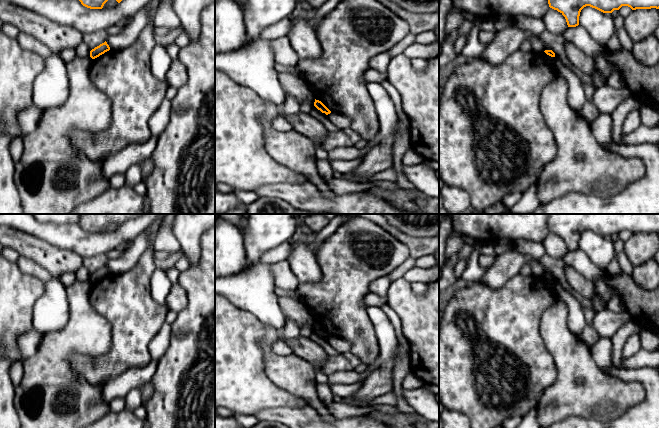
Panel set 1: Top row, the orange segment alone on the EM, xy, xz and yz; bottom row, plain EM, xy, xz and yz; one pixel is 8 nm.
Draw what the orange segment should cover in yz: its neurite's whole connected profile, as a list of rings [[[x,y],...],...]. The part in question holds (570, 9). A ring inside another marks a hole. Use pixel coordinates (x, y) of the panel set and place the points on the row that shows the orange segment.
[[[548,0],[548,4],[565,17],[568,27],[579,25],[580,12],[586,6],[603,13],[612,13],[622,6],[628,6],[632,10],[659,9],[659,0]]]

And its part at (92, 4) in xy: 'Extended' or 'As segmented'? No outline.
As segmented

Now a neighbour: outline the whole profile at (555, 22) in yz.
[[[549,8],[542,18],[545,24],[546,31],[554,34],[562,35],[568,29],[565,17],[562,13]]]

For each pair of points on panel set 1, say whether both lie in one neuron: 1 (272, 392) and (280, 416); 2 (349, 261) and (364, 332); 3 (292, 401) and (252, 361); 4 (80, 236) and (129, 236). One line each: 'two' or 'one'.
1: two
2: one
3: one
4: one

